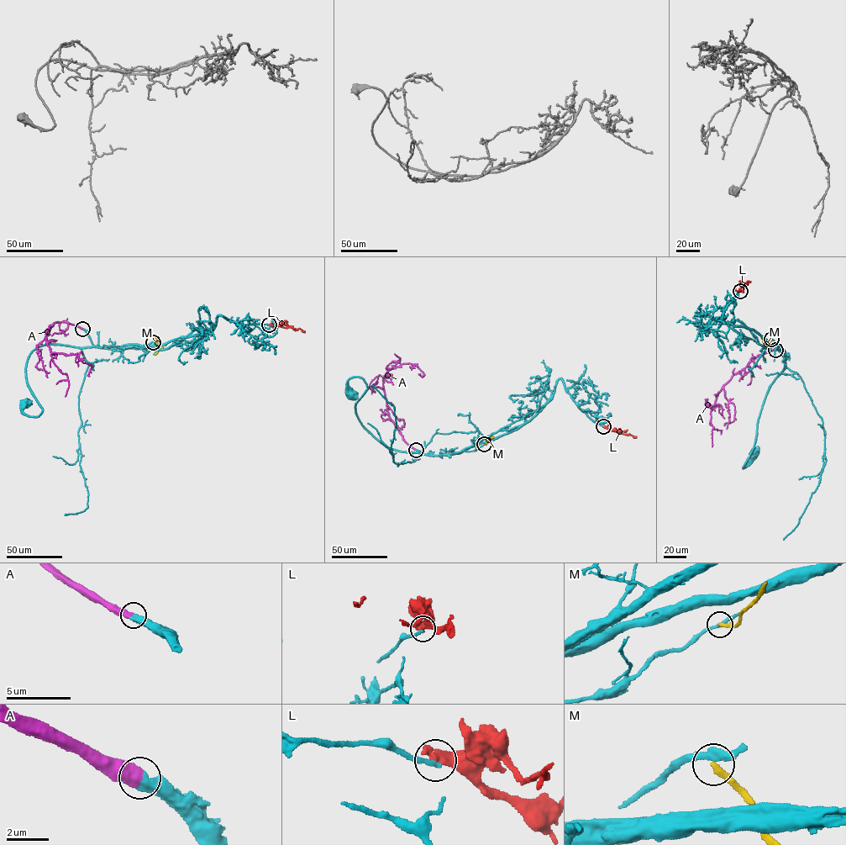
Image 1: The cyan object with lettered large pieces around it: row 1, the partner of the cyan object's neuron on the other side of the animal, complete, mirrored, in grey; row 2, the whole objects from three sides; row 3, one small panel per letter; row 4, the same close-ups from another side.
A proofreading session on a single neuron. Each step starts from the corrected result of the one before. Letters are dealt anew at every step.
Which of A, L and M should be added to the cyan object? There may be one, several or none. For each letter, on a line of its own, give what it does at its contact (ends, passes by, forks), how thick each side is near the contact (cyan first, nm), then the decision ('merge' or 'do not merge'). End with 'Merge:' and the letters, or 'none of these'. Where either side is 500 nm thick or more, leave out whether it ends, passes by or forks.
A: 600/550 nm | merge
L: 240/550 nm | do not merge
M: it ends | 320/300 nm | do not merge
Merge: A

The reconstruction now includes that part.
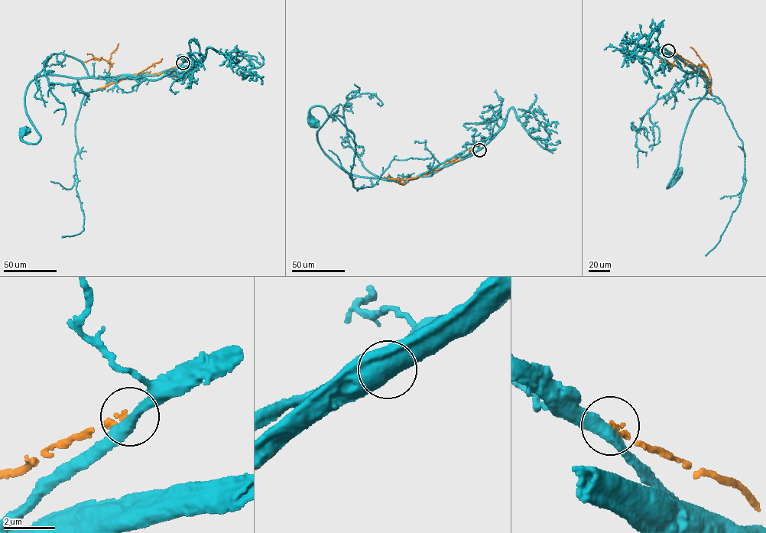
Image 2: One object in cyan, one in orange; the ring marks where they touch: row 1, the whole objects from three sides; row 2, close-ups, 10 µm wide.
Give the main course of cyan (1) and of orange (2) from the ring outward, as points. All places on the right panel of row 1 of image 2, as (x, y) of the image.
1: (668, 50), (682, 69), (703, 75), (709, 81), (707, 92), (688, 121), (679, 164), (667, 188), (677, 173)
2: (668, 50), (686, 64), (695, 66), (709, 83), (710, 76), (704, 63), (701, 66), (700, 74)

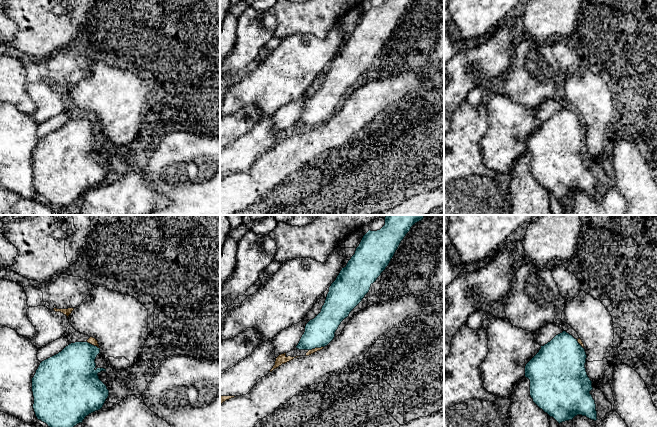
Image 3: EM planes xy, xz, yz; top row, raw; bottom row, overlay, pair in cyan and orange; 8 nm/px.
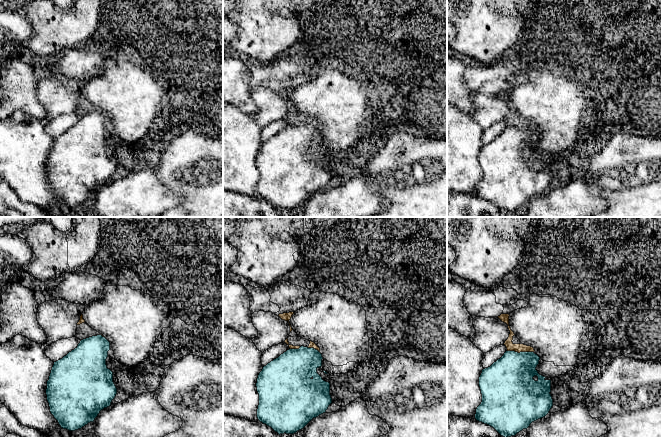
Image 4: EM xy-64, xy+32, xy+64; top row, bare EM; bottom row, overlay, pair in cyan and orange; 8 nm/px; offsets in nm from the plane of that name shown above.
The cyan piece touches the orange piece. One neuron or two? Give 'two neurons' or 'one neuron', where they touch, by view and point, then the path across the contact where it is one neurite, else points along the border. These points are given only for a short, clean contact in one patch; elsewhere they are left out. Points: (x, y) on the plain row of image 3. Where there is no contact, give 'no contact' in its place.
two neurons; meets cyan in xz at (316, 123)

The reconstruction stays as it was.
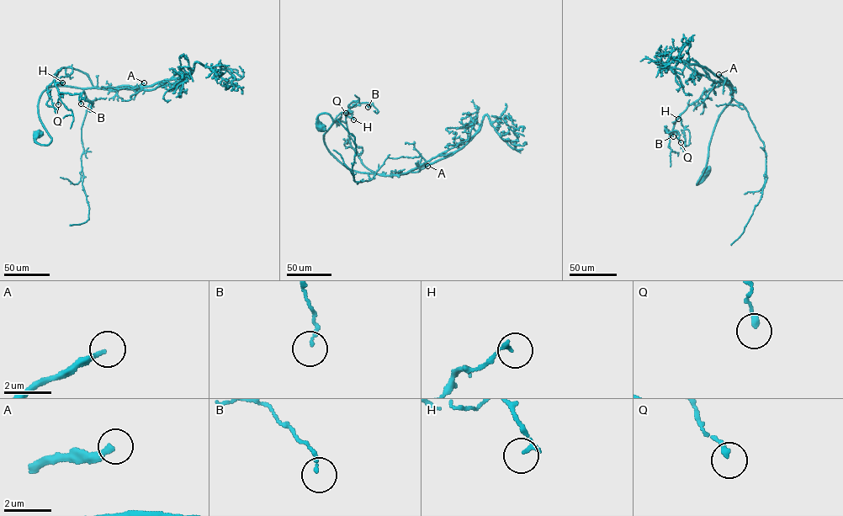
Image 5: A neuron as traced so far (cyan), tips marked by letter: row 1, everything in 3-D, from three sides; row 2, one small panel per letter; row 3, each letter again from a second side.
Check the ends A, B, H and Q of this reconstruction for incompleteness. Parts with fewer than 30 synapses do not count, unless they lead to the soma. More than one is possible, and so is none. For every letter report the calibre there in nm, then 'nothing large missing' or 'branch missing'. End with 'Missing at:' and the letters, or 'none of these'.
A: 220 nm | branch missing
B: 140 nm | nothing large missing
H: 170 nm | nothing large missing
Q: 200 nm | nothing large missing
Missing at: A

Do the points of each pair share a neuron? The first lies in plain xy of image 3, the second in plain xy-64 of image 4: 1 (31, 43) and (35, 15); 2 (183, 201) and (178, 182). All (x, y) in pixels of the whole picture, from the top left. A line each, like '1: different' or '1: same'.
1: same
2: same

